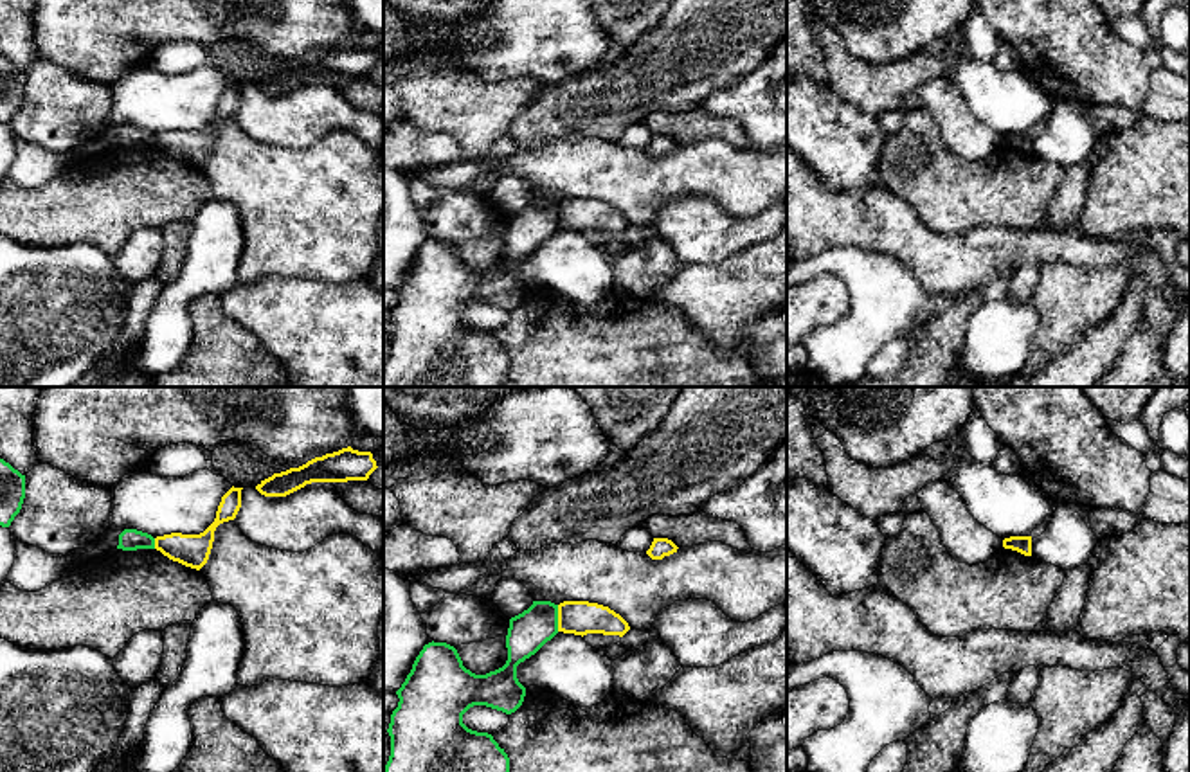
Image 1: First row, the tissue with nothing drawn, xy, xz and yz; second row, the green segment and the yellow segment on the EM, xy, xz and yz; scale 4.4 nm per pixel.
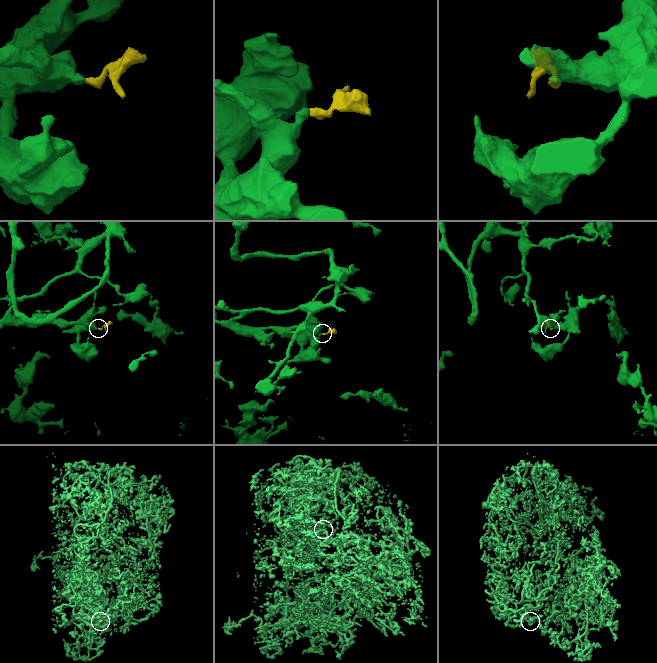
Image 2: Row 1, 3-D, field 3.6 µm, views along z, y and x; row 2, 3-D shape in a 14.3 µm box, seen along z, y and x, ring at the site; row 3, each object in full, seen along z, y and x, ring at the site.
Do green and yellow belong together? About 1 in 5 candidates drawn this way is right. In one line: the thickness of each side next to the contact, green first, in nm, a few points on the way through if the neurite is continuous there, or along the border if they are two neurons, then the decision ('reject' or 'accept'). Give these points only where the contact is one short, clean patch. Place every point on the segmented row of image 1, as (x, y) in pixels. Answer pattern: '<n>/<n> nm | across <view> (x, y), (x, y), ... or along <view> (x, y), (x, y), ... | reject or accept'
180/160 nm | along xz (557, 605), (558, 630) | reject

